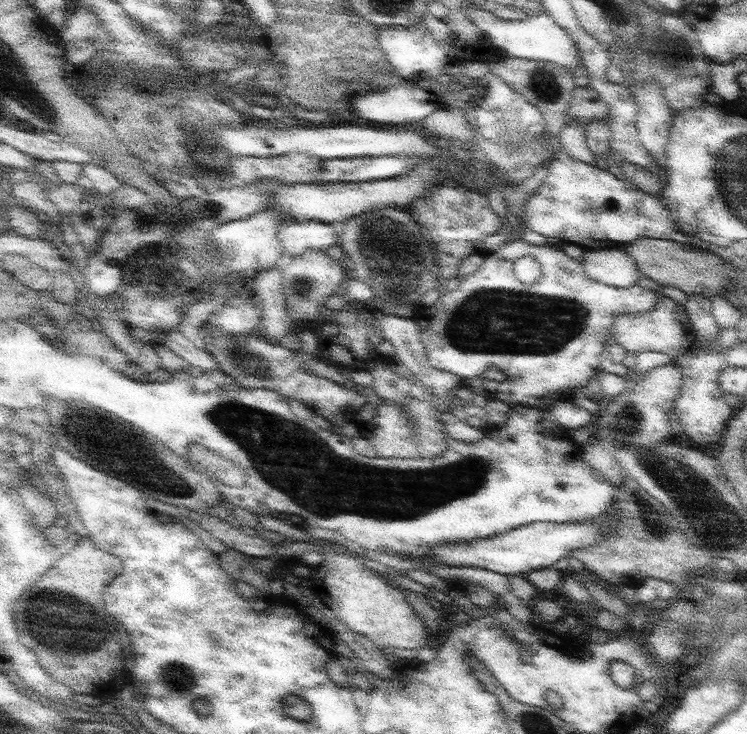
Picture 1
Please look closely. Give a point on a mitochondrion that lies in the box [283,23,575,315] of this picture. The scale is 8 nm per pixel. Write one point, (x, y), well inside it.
(547, 89)

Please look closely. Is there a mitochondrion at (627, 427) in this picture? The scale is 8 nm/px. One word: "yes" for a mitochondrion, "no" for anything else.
yes

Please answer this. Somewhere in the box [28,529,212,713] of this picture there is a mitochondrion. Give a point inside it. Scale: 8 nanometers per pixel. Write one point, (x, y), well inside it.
(177, 677)

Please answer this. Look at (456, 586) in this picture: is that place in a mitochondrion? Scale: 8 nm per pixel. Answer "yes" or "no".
no

